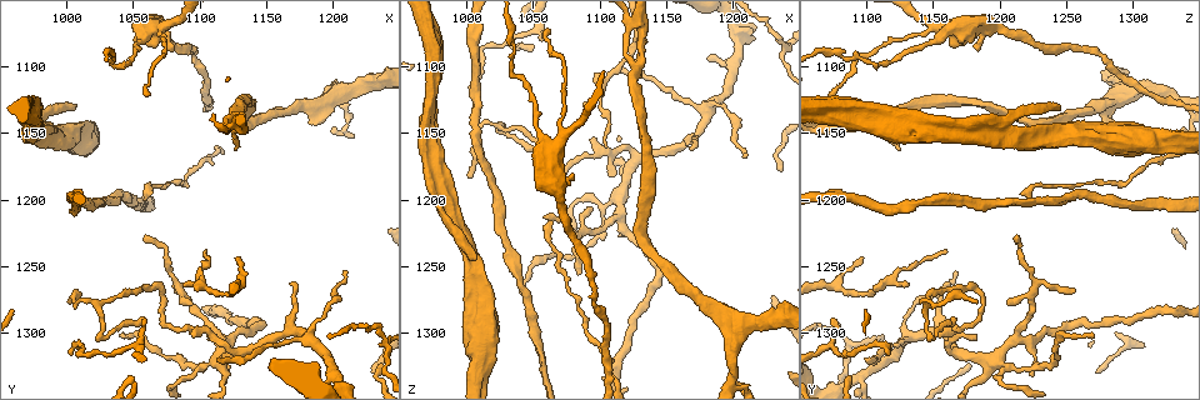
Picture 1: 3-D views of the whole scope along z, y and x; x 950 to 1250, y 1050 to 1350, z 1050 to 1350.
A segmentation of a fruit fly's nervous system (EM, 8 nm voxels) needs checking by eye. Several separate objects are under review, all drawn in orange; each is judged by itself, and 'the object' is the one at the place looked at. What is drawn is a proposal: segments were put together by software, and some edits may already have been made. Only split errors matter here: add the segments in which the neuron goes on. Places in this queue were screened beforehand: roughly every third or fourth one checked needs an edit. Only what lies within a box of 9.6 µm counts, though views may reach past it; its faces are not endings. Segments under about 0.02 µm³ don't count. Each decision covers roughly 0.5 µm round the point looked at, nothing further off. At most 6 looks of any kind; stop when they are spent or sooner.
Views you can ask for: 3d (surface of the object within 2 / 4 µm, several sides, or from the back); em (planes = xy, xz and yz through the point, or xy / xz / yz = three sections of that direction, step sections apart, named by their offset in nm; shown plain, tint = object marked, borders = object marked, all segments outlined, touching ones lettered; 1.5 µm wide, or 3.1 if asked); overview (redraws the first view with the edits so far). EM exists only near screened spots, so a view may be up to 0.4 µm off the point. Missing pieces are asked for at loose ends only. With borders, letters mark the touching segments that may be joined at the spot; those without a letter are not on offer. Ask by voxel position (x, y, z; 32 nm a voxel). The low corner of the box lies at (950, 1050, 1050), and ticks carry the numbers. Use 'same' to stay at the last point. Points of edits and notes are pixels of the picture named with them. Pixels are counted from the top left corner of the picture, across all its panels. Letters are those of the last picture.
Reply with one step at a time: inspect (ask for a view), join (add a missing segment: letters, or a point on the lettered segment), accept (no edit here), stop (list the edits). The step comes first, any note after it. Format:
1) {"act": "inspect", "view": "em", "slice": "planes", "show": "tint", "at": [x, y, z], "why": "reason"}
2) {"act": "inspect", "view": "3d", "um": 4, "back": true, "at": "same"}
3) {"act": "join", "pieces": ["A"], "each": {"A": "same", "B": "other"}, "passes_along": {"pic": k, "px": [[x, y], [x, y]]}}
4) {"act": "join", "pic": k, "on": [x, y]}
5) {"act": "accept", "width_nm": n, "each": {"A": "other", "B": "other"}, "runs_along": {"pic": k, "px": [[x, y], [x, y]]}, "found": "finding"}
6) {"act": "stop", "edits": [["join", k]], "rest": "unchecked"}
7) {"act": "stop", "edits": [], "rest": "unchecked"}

{"act": "inspect", "view": "em", "slice": "planes", "show": "plain", "at": [1004, 1316, 1116]}

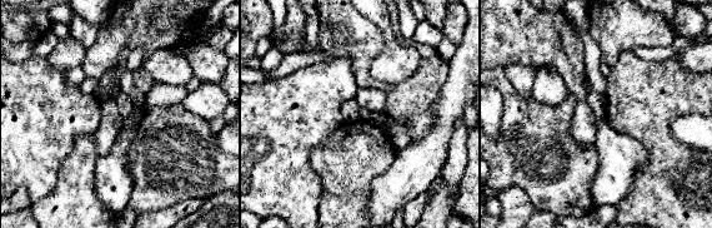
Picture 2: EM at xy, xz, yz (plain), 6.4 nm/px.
{"act": "inspect", "view": "em", "slice": "planes", "show": "borders", "at": "same"}

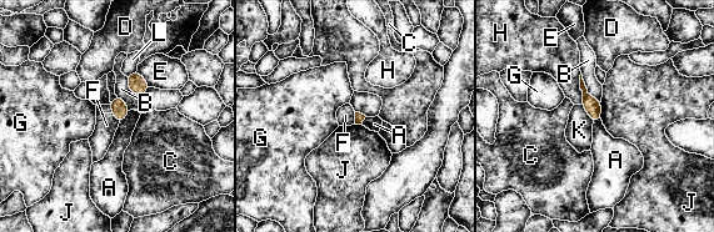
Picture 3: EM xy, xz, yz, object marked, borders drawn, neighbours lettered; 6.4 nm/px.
{"act": "accept", "each": {"A": "other", "B": "other", "C": "other", "D": "other", "E": "other", "F": "other", "G": "other", "H": "other", "J": "other", "K": "other", "L": "other"}, "border": {"pic": 3, "px": [[130, 110], [119, 124]]}, "found": "none of them fits"}

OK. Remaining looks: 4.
{"act": "inspect", "view": "em", "slice": "planes", "show": "plain", "at": [1062, 1122, 1074], "why": "end of a long branch"}

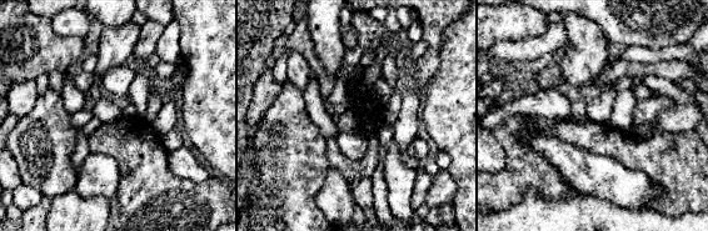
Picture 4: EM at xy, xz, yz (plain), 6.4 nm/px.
{"act": "inspect", "view": "em", "slice": "planes", "show": "borders", "at": "same"}

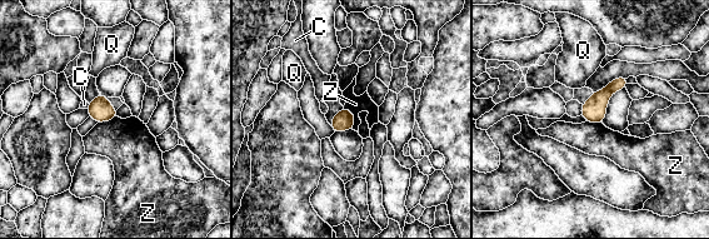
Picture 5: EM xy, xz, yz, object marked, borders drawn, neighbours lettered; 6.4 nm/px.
{"act": "accept", "each": {"C": "other", "Q": "other", "Z": "other"}, "border": {"pic": 5, "px": [[343, 106], [354, 115], [353, 128]]}, "found": "no lettered segment goes on from it"}

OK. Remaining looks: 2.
{"act": "stop", "edits": [], "rest": "unchecked"}

